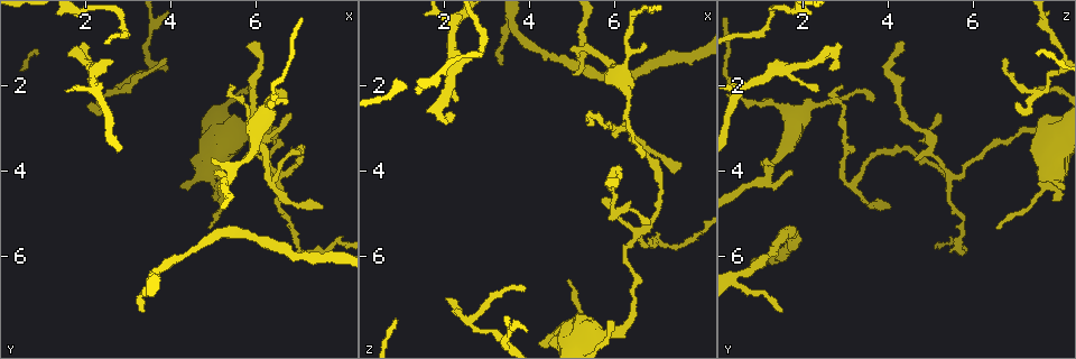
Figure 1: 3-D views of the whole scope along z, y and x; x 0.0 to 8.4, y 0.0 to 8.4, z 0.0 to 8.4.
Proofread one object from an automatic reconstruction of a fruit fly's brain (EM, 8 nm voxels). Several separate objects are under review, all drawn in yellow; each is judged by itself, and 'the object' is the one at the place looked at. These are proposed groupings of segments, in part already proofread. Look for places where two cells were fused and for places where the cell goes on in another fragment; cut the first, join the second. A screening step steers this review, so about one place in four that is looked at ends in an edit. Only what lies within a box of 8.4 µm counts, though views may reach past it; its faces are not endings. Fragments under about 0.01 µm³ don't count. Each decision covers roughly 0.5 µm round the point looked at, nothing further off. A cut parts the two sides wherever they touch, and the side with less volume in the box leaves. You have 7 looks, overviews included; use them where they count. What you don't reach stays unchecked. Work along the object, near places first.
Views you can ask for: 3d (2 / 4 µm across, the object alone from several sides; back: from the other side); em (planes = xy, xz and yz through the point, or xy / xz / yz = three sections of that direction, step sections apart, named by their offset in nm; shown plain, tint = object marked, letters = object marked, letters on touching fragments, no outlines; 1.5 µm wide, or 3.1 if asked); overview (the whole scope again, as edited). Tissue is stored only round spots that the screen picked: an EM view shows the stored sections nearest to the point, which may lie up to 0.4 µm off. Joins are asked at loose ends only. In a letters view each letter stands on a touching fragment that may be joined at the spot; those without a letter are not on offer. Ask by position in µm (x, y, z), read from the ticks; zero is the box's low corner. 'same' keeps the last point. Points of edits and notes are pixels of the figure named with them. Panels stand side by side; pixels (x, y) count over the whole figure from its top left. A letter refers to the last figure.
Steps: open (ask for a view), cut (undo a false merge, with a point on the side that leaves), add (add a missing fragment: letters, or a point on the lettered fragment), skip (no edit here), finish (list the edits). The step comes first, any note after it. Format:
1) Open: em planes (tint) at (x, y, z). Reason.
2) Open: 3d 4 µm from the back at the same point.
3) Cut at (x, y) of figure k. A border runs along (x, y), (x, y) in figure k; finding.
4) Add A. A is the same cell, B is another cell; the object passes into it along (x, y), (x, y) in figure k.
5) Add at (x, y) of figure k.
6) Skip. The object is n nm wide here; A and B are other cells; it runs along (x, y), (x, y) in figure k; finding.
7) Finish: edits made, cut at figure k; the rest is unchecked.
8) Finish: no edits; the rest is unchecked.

Open: em planes (letters) at (5.35, 2.00, 3.00). Thin end.

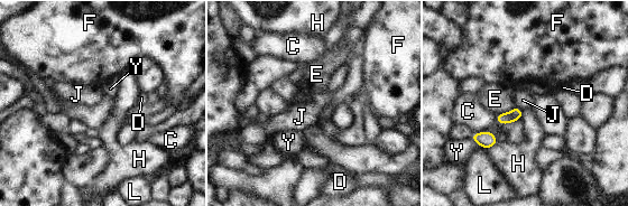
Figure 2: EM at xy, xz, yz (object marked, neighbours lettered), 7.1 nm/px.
Skip. C, D, E, F, H, J, L and Y are other cells; no lettered fragment goes on from it.

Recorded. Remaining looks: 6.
Open: em yz step 8 (tint) at (6.85, 2.70, 5.20). Free end.

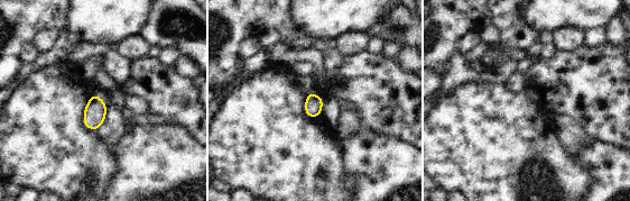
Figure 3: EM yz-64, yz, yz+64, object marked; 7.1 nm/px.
Open: em planes (letters) at the same point.

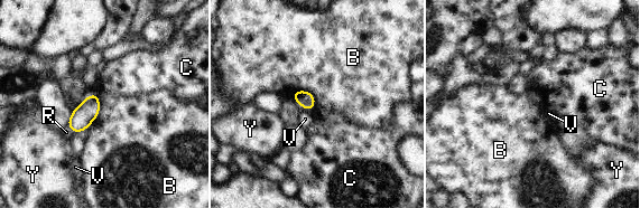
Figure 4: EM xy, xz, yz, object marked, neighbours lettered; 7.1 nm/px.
Skip. B, C, R, V and Y are other cells; a border runs along (100, 97), (100, 112), (86, 130) in figure 4; none of them fits.

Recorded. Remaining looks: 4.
Open: 3d 4 µm at (5.95, 2.05, 7.50). An open end.

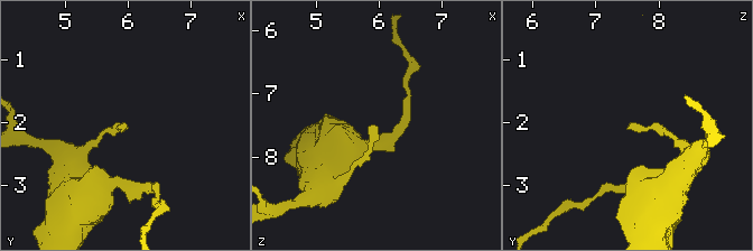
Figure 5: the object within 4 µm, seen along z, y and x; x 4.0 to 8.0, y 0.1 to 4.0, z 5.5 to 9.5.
Open: em xz step 4 (tint) at (5.95, 2.05, 7.50). Need the tissue.

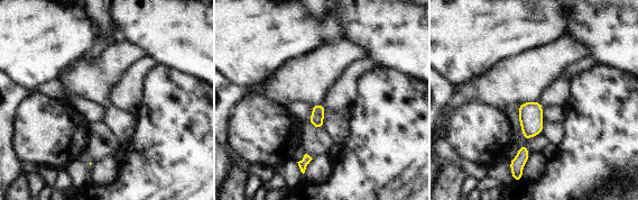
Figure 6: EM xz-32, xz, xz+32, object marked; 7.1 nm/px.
Open: em xy step 4 (letters) at the same point. Cut it another way.

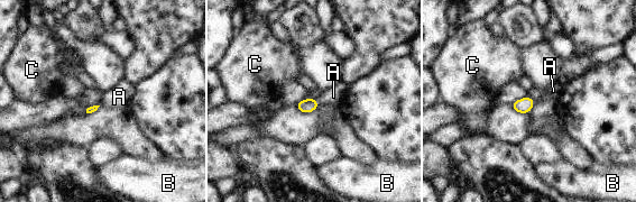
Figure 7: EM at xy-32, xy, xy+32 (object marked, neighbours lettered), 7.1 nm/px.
Add A. A is the same cell, B and C are other cells; the object passes into it along (306, 106), (318, 102), (333, 97) in figure 7; it goes on there.

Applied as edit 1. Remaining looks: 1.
Finish: edits made, add at figure 7; the rest is unchecked.

